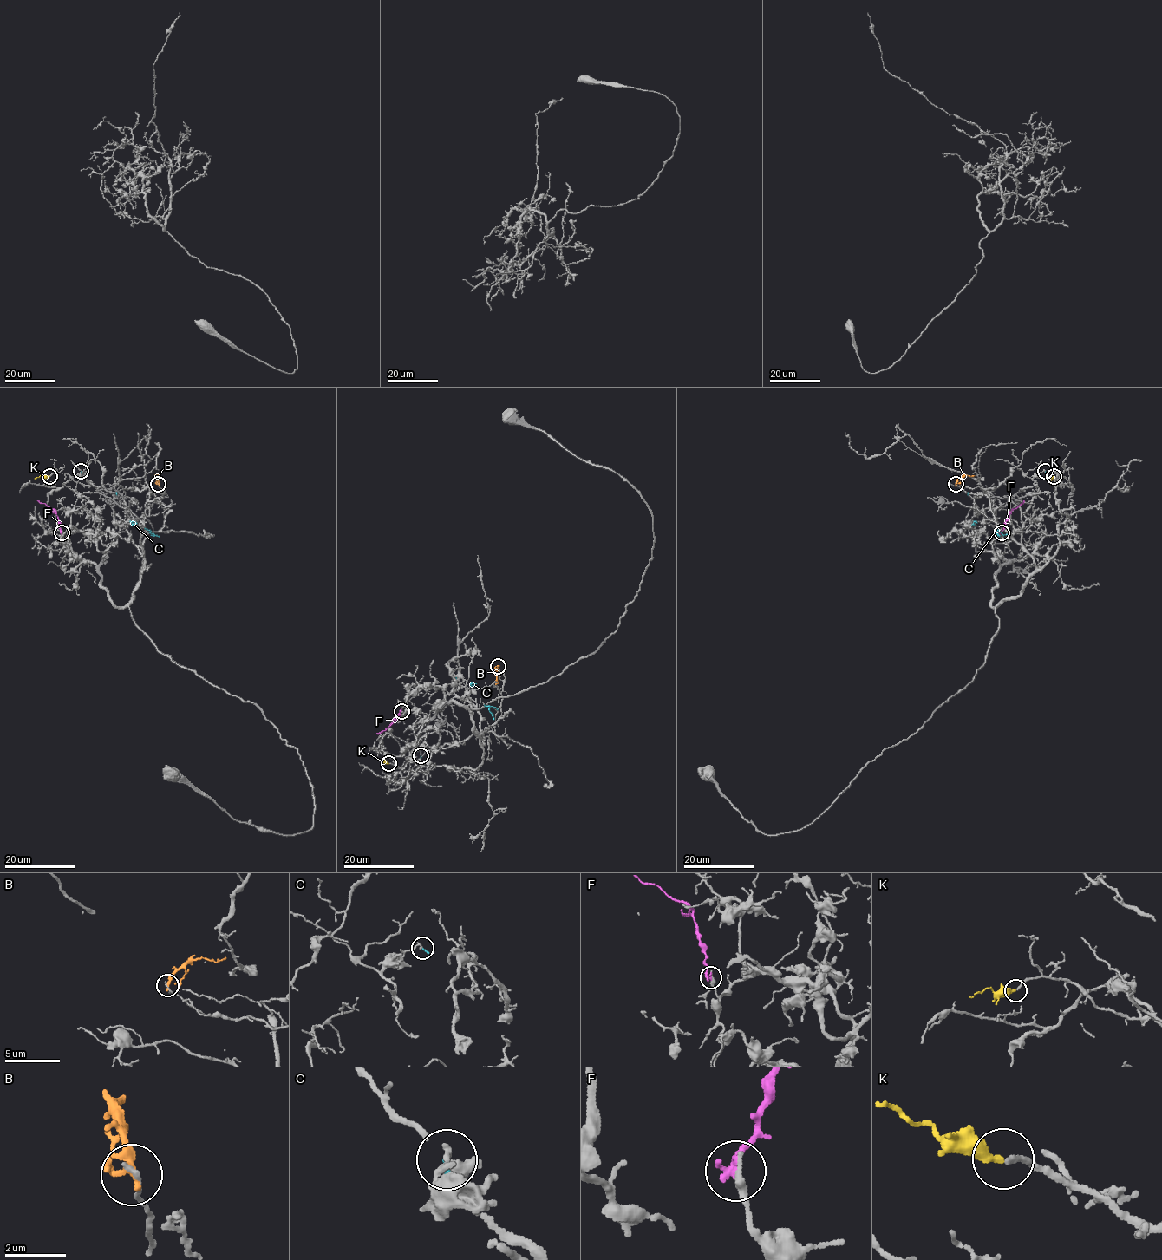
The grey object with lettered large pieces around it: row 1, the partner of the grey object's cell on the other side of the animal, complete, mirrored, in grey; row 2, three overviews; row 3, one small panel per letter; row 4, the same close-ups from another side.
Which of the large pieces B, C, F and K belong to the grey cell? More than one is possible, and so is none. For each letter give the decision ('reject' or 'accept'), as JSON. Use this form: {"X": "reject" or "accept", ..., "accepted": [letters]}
{"B": "reject", "C": "reject", "F": "reject", "K": "accept", "accepted": ["K"]}

